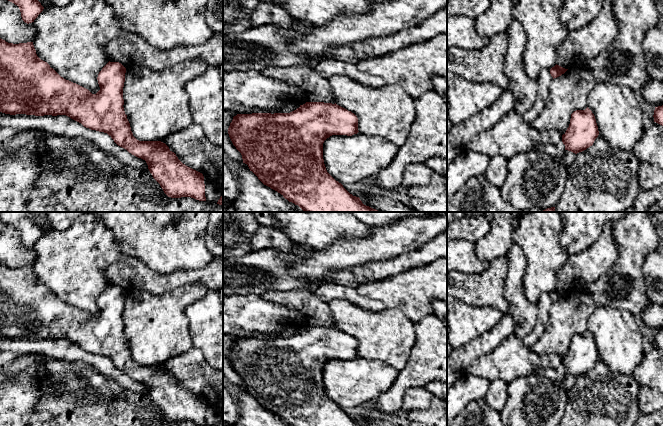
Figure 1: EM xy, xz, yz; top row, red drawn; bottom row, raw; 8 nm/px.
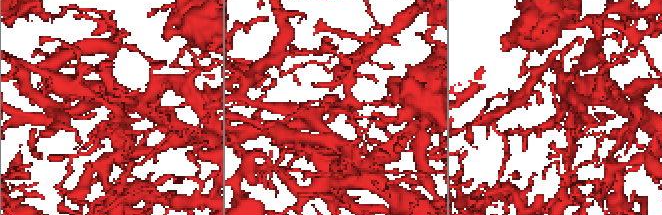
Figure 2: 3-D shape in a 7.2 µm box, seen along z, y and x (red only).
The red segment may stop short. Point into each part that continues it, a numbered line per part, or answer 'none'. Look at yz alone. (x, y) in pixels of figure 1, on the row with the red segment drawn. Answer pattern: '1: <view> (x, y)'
1: yz (559, 149)

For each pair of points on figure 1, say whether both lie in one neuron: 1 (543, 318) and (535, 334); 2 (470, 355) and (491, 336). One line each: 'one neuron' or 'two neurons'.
1: one neuron
2: one neuron

